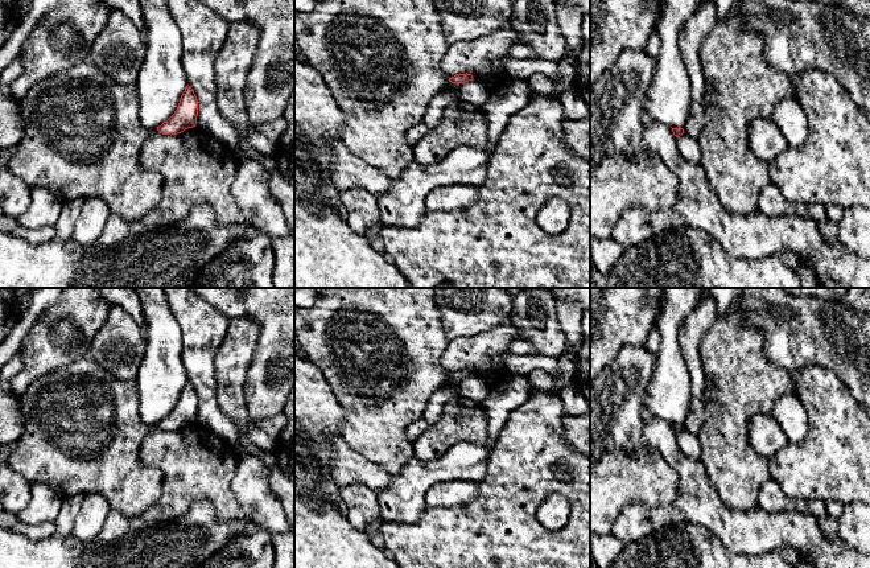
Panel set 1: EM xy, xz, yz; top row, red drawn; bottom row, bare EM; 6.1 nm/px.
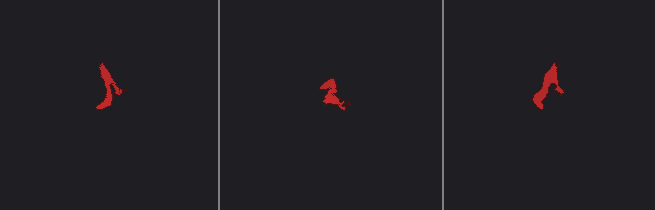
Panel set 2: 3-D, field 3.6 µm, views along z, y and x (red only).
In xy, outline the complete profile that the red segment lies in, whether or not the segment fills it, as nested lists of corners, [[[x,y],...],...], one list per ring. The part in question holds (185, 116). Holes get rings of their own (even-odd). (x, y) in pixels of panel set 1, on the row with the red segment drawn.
[[[187,85],[181,95],[180,103],[174,114],[164,122],[157,131],[162,135],[177,135],[197,124],[198,100],[193,89]]]

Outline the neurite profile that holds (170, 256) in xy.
[[[207,205],[193,207],[182,222],[111,247],[57,238],[30,243],[0,231],[0,288],[190,288],[198,272],[231,242],[252,234],[256,231],[244,219],[231,226],[220,225]]]

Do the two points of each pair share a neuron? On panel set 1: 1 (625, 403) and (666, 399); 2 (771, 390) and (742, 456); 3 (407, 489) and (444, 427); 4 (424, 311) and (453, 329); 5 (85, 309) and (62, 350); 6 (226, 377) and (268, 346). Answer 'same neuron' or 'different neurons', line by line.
1: different neurons
2: same neuron
3: different neurons
4: different neurons
5: same neuron
6: different neurons

